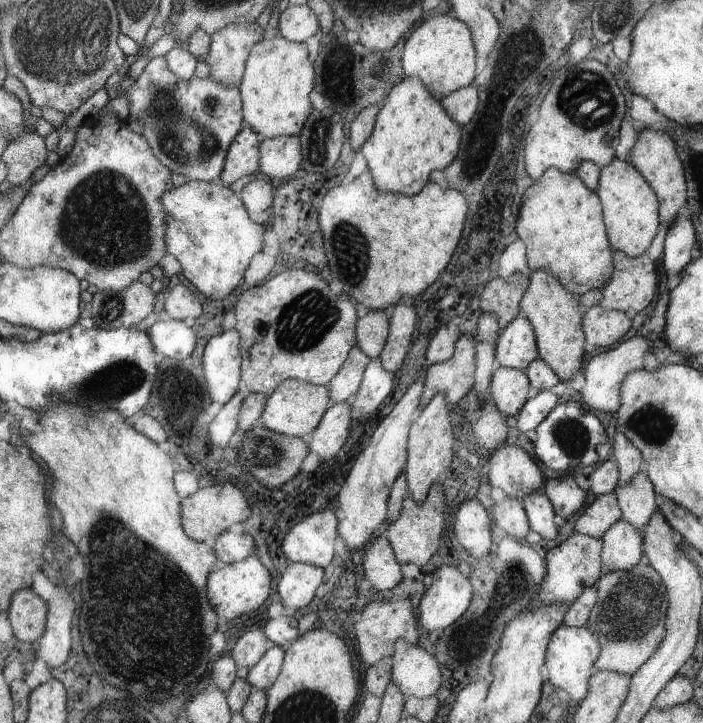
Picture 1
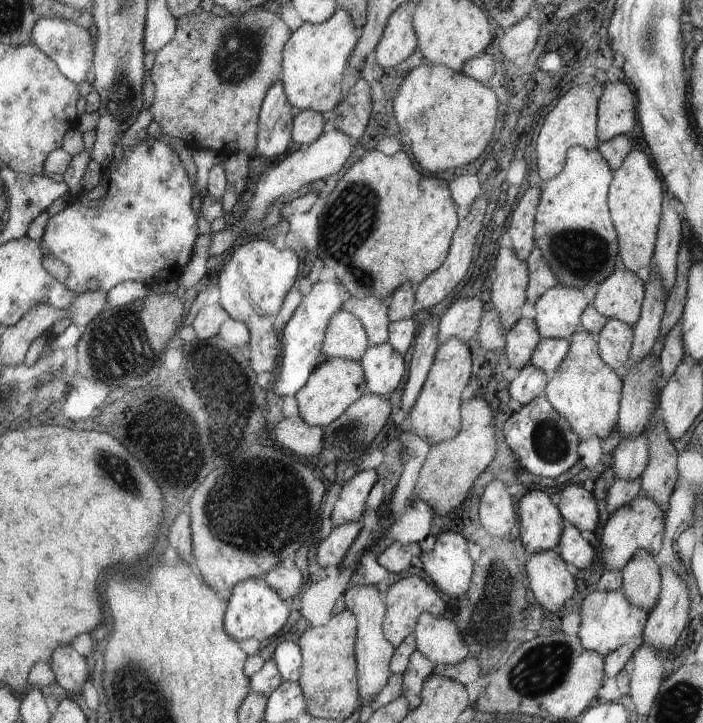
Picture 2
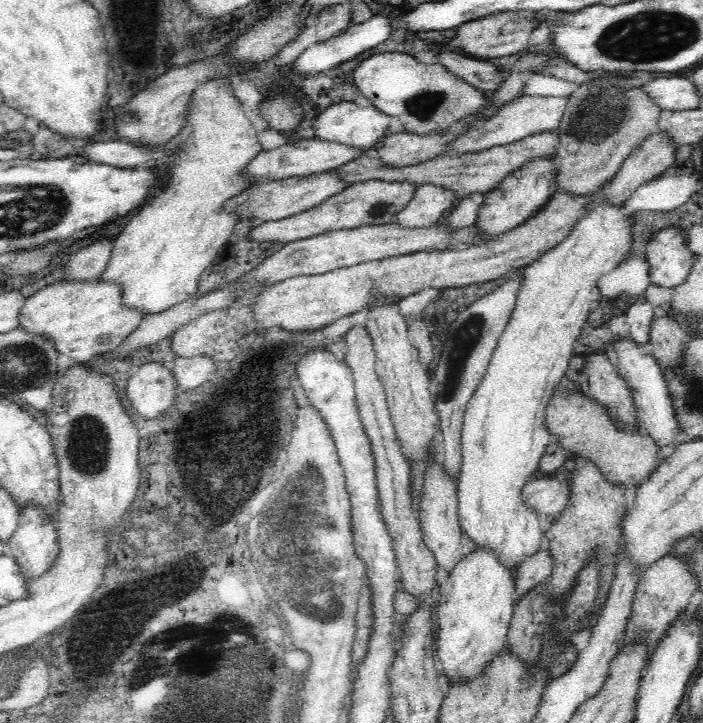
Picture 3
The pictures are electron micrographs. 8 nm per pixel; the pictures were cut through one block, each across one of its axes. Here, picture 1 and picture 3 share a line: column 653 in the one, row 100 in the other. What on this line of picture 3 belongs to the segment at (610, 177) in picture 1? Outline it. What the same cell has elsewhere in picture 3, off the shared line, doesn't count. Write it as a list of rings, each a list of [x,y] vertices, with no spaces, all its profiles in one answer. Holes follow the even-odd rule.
[[[230,74],[226,78],[204,82],[194,90],[186,112],[186,122],[194,126],[194,134],[180,150],[180,154],[186,156],[178,158],[178,162],[170,166],[166,188],[140,208],[130,222],[124,222],[124,230],[114,238],[110,260],[98,280],[118,282],[122,286],[122,300],[126,308],[138,308],[144,310],[146,316],[152,316],[192,298],[198,290],[200,276],[220,256],[238,222],[238,216],[234,212],[226,212],[222,206],[234,196],[256,186],[256,182],[248,180],[246,174],[242,176],[242,172],[252,158],[260,156],[262,144],[258,144],[258,134],[252,128],[252,122],[244,118],[244,108],[236,98],[238,86],[232,80],[234,76]]]

